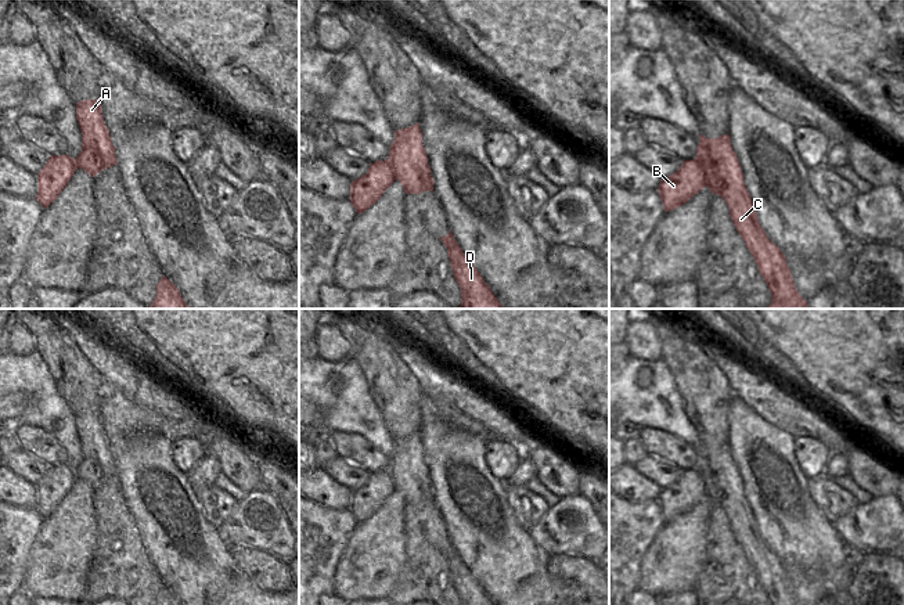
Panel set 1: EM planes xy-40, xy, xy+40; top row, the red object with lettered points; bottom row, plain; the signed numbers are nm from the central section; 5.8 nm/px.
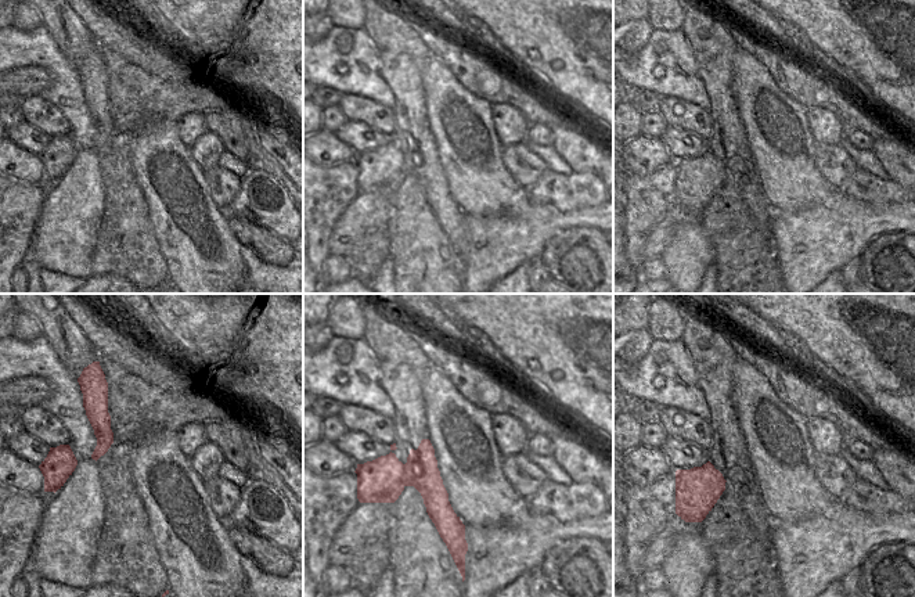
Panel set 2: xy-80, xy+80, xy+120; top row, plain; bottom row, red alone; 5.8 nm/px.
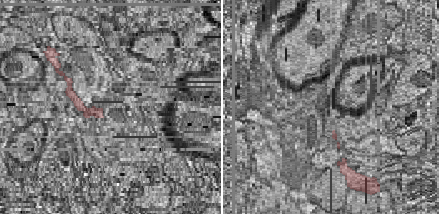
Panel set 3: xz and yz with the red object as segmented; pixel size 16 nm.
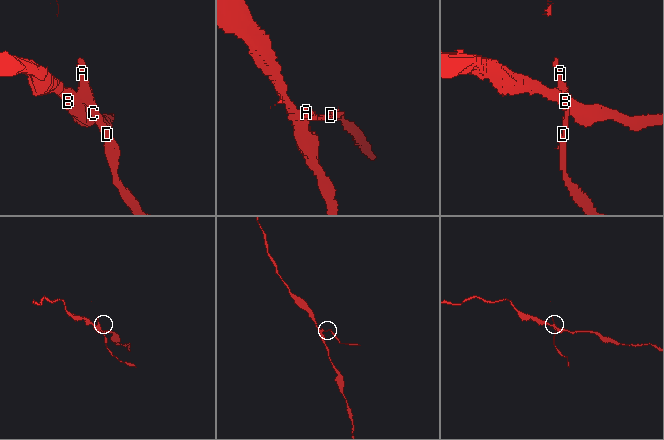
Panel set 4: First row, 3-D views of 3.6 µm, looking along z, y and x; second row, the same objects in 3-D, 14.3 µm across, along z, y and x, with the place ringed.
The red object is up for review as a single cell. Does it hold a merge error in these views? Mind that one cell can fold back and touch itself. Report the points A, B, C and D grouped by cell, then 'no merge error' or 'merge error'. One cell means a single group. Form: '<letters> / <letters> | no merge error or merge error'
A C D / B | merge error

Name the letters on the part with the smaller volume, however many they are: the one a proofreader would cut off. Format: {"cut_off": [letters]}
{"cut_off": ["A", "C", "D"]}

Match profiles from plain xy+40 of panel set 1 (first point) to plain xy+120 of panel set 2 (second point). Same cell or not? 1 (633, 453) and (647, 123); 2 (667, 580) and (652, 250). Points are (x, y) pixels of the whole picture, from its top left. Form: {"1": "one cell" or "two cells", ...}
{"1": "one cell", "2": "one cell"}

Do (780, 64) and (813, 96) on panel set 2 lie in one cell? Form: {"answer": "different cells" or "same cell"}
{"answer": "same cell"}

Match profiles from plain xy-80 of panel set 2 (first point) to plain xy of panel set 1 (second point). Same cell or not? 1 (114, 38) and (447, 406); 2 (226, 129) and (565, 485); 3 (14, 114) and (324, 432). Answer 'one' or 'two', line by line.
1: one
2: one
3: two

